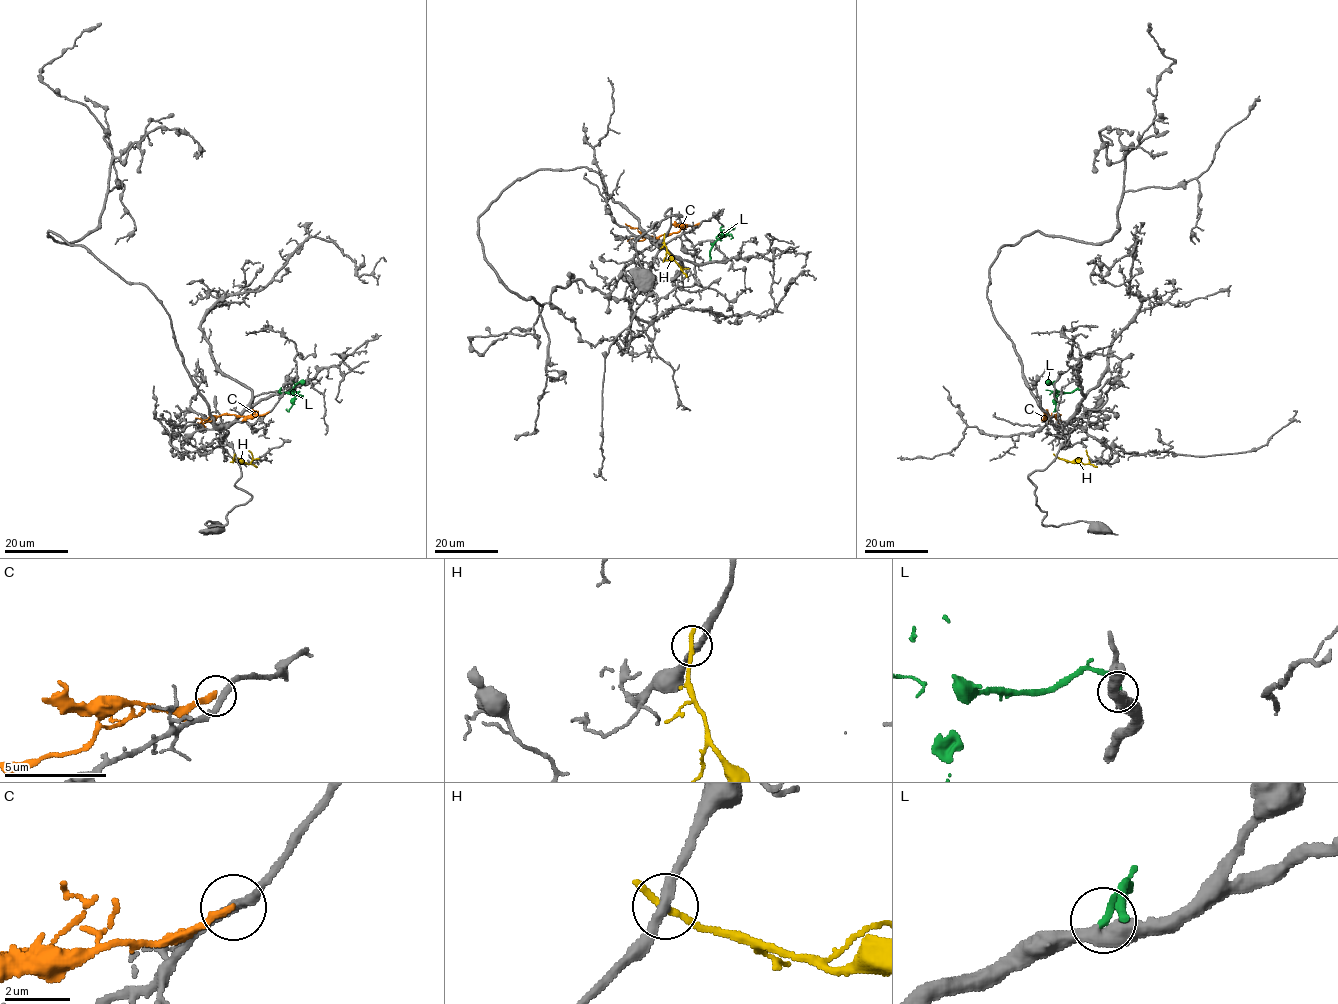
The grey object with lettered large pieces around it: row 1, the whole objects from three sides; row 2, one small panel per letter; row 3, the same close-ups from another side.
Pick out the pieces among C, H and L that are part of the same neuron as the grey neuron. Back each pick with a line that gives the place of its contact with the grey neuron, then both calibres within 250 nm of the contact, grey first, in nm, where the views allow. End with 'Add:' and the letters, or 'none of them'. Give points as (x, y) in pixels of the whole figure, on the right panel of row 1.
L: contact (1082, 392); calibres 420 and 280 nm
Add: L

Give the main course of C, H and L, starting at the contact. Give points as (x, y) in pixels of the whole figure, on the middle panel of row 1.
C: (699, 224), (652, 237), (625, 224)
H: (664, 236), (667, 252), (678, 266)
L: (708, 262), (712, 244), (725, 236), (718, 235), (716, 238)

